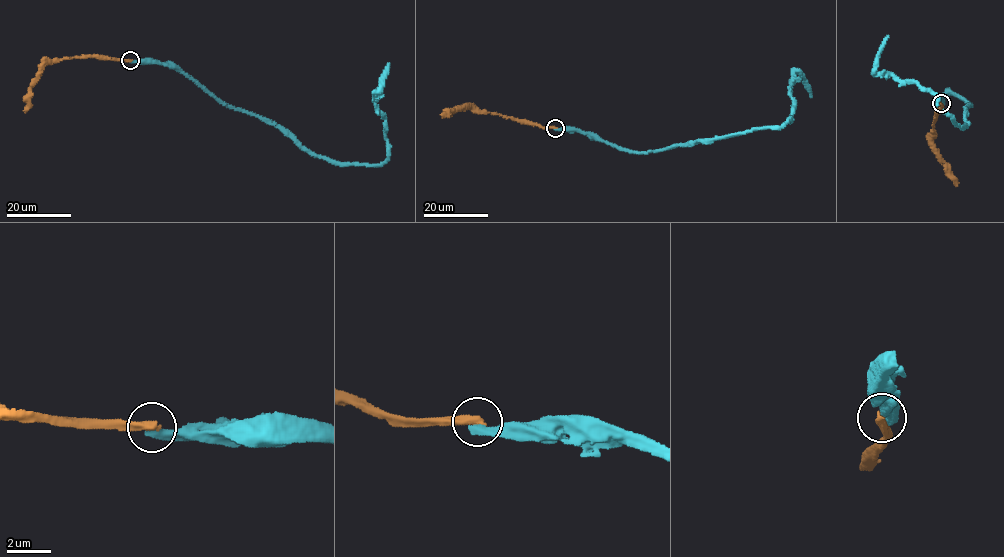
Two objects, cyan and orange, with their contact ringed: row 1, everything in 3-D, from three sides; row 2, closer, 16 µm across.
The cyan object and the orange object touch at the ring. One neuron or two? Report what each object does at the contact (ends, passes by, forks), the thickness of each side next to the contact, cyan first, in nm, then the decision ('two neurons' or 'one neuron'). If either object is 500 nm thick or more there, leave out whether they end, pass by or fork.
cyan ends | orange ends | 440/360 nm | two neurons

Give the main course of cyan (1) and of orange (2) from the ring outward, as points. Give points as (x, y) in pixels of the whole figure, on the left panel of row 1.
1: (130, 60), (172, 63), (220, 100), (274, 121), (314, 154), (372, 165), (388, 156), (374, 94), (389, 63)
2: (130, 60), (82, 57), (50, 61), (32, 86), (30, 104), (25, 112)

